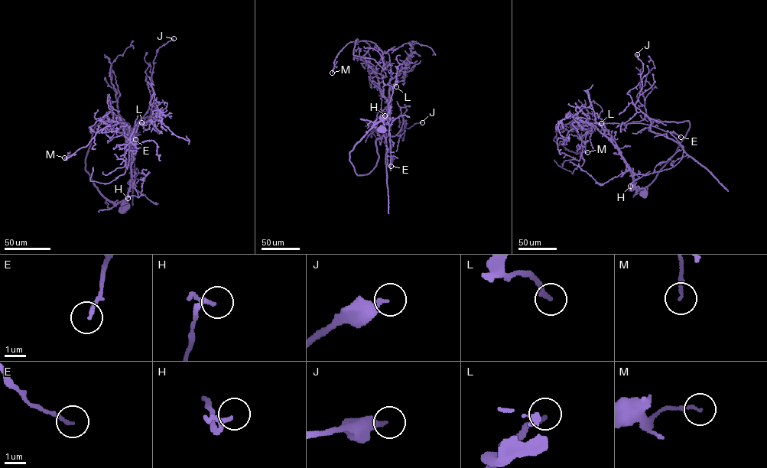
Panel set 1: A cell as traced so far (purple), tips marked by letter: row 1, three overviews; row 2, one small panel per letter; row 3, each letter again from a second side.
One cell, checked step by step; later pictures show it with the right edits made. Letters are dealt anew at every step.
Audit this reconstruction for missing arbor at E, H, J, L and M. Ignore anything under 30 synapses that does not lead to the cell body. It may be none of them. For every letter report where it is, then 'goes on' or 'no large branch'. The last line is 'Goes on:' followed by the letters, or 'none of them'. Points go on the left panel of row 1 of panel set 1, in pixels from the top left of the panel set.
E: (135, 139) | no large branch
H: (128, 198) | no large branch
J: (173, 38) | goes on
L: (141, 122) | goes on
M: (64, 157) | no large branch
Goes on: J, L

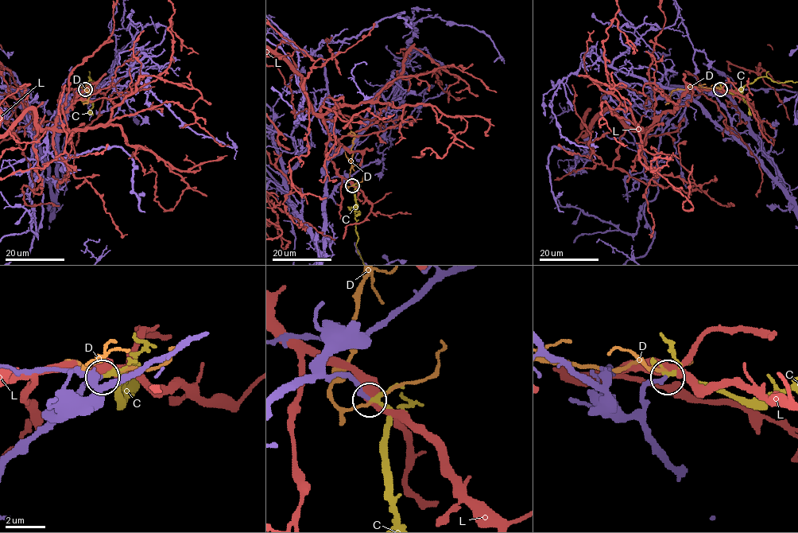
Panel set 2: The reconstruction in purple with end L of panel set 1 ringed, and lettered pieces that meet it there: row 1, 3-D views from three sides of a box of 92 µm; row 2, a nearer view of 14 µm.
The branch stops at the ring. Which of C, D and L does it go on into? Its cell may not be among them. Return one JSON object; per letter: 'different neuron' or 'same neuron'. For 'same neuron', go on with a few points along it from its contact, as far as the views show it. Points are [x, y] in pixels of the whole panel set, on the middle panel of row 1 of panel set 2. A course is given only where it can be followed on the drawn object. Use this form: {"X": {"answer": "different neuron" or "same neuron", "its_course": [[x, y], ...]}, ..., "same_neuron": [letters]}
{"C": {"answer": "same neuron"}, "D": {"answer": "different neuron"}, "L": {"answer": "different neuron"}, "same_neuron": ["C"]}

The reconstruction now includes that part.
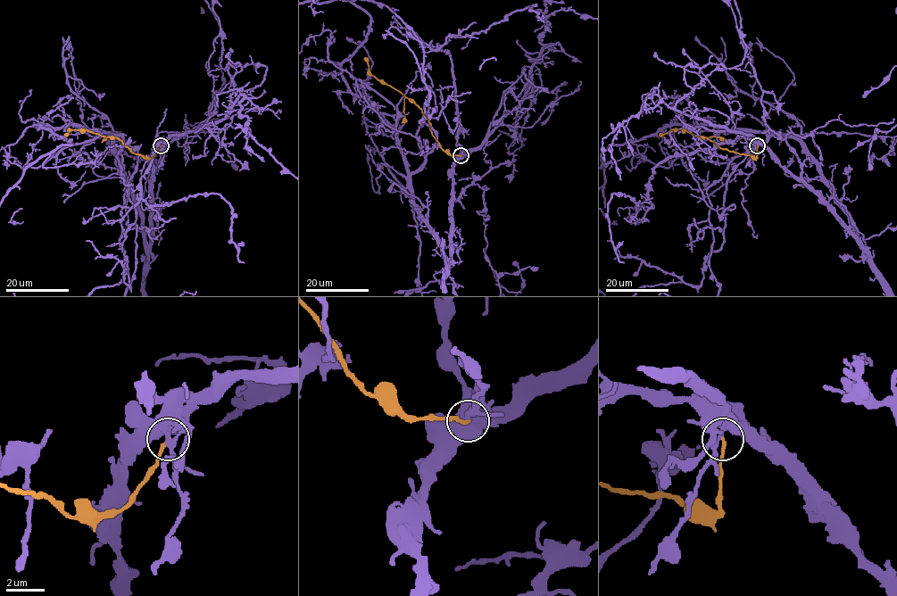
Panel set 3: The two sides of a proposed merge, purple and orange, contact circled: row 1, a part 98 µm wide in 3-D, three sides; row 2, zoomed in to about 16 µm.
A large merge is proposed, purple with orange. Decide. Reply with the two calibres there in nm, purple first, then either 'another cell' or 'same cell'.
calibres 320 and 160 nm; another cell

